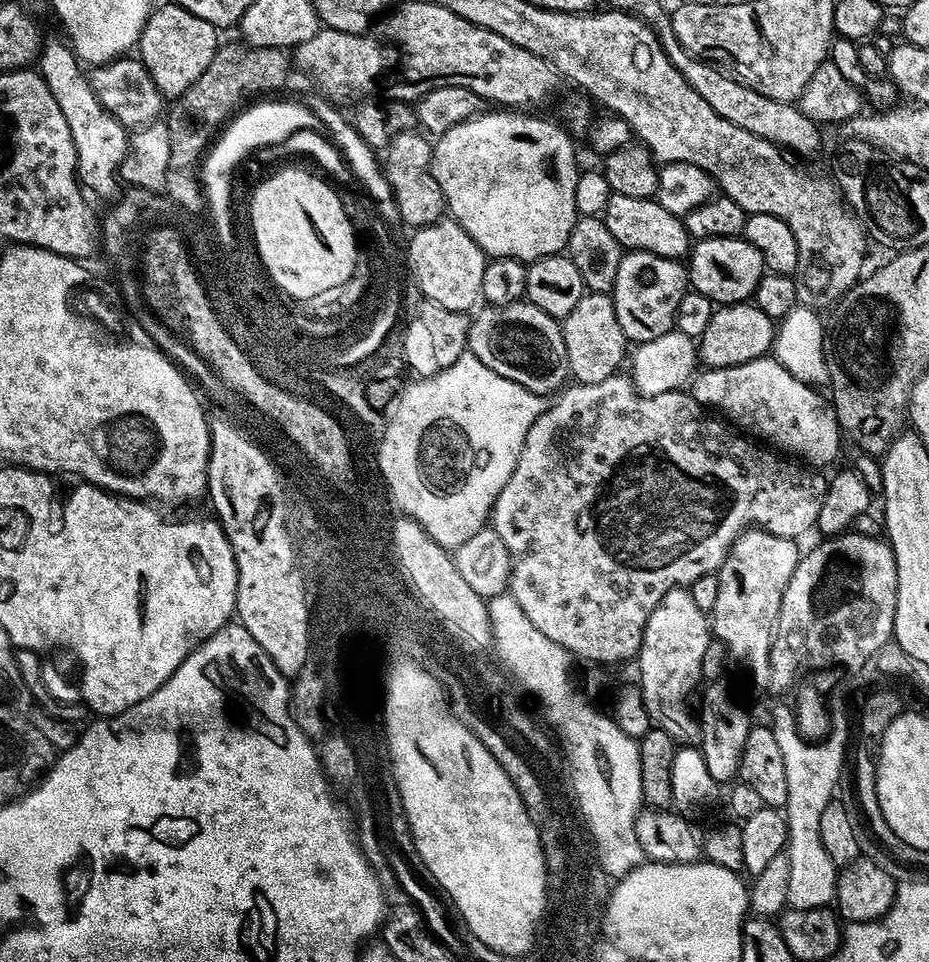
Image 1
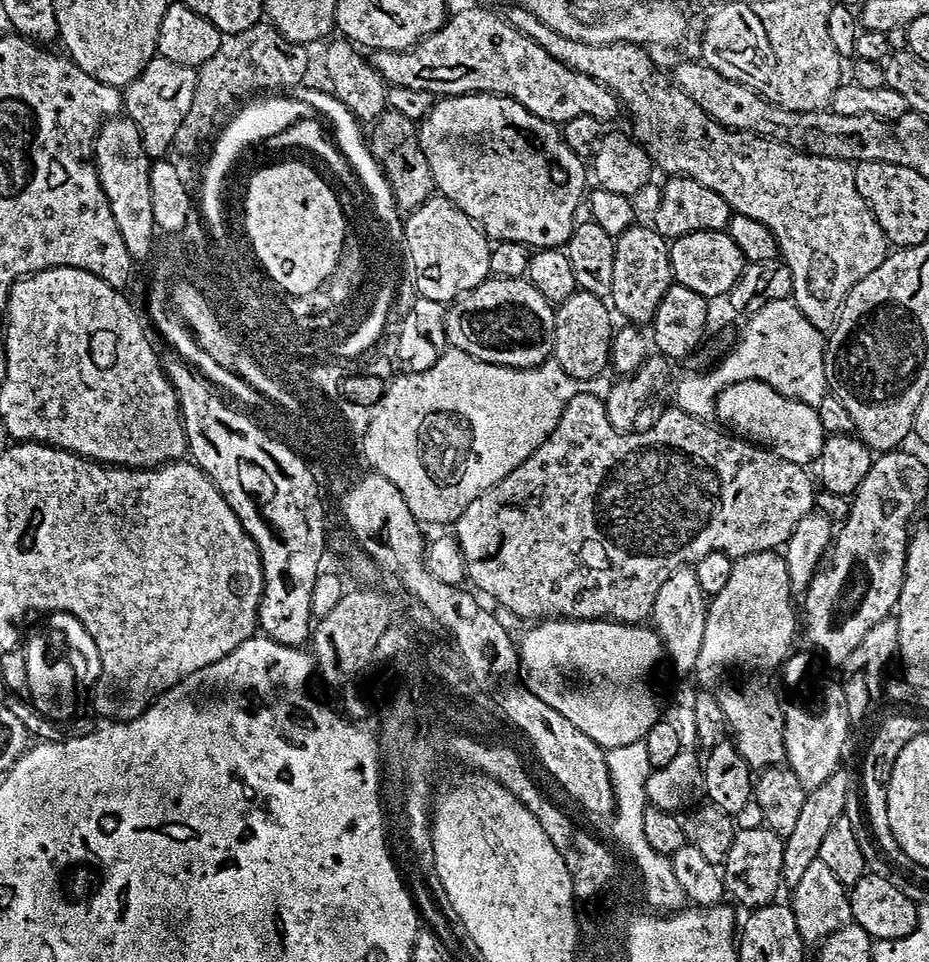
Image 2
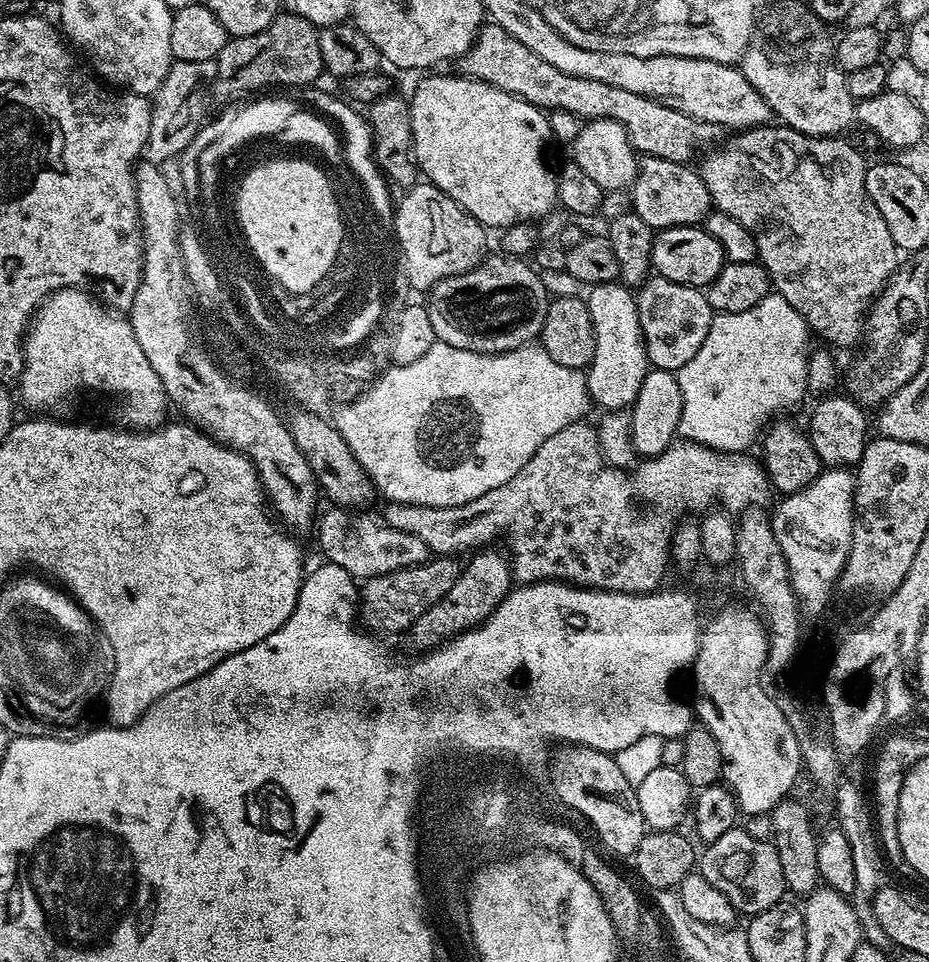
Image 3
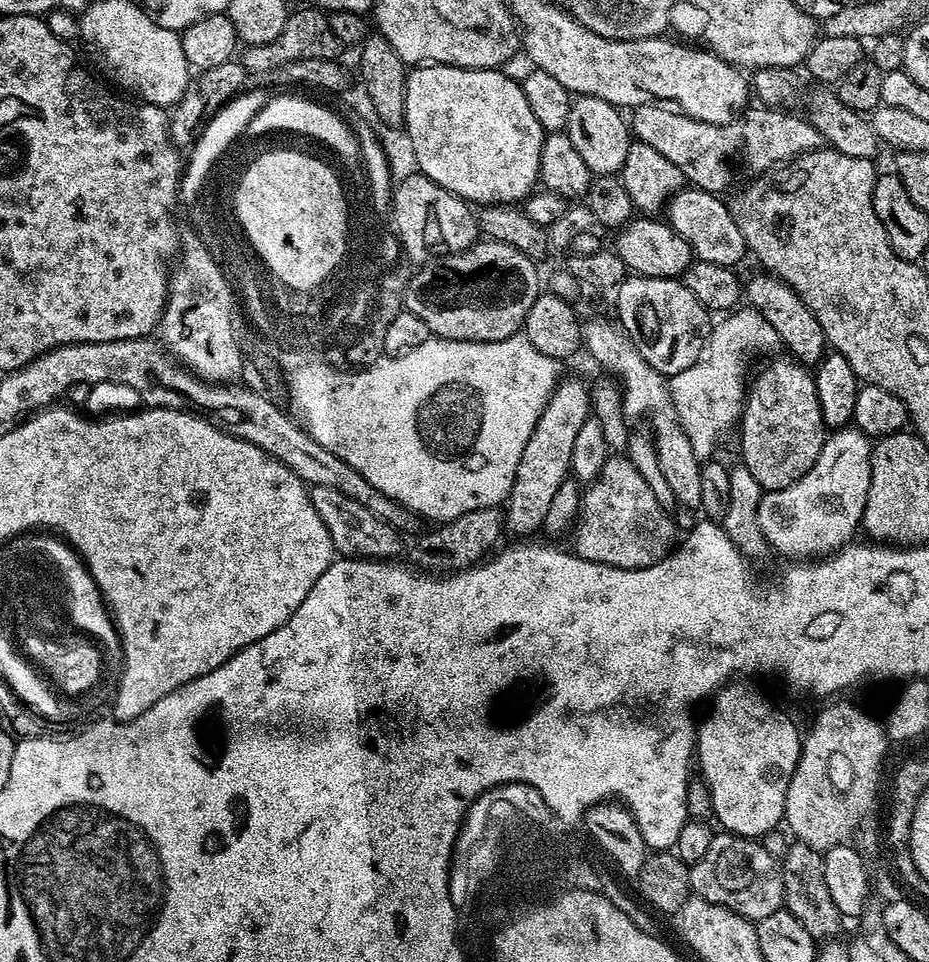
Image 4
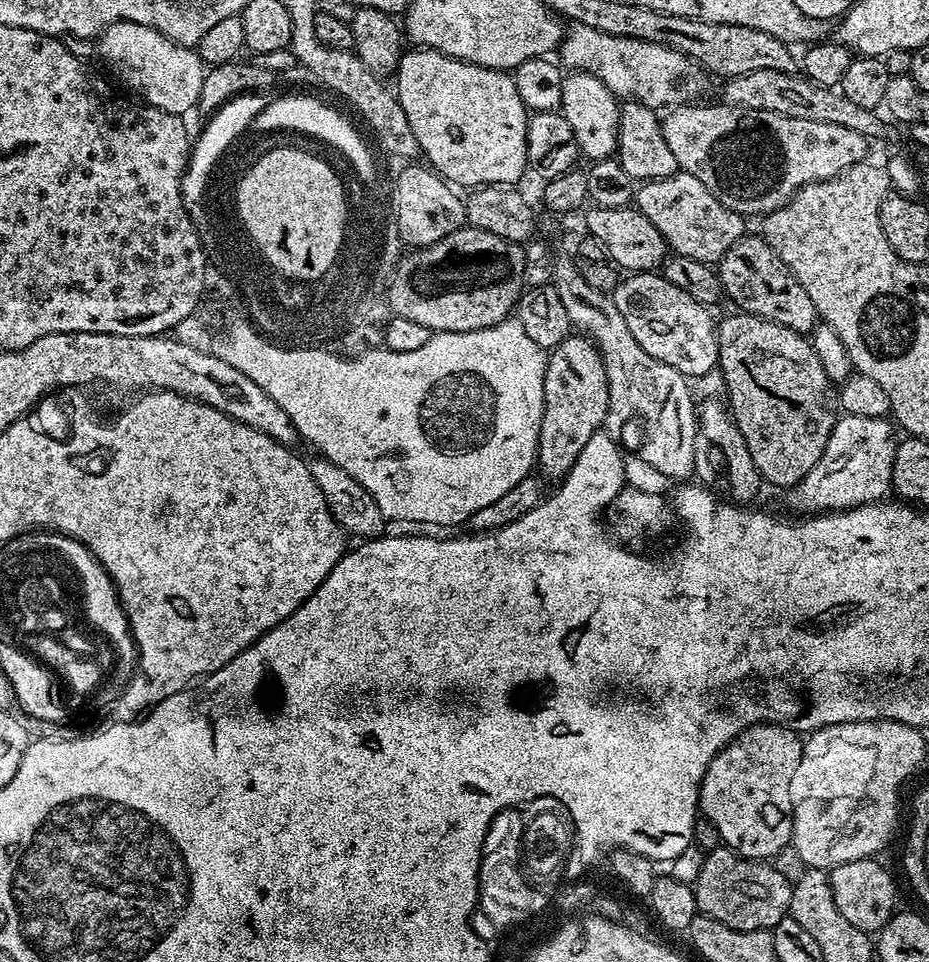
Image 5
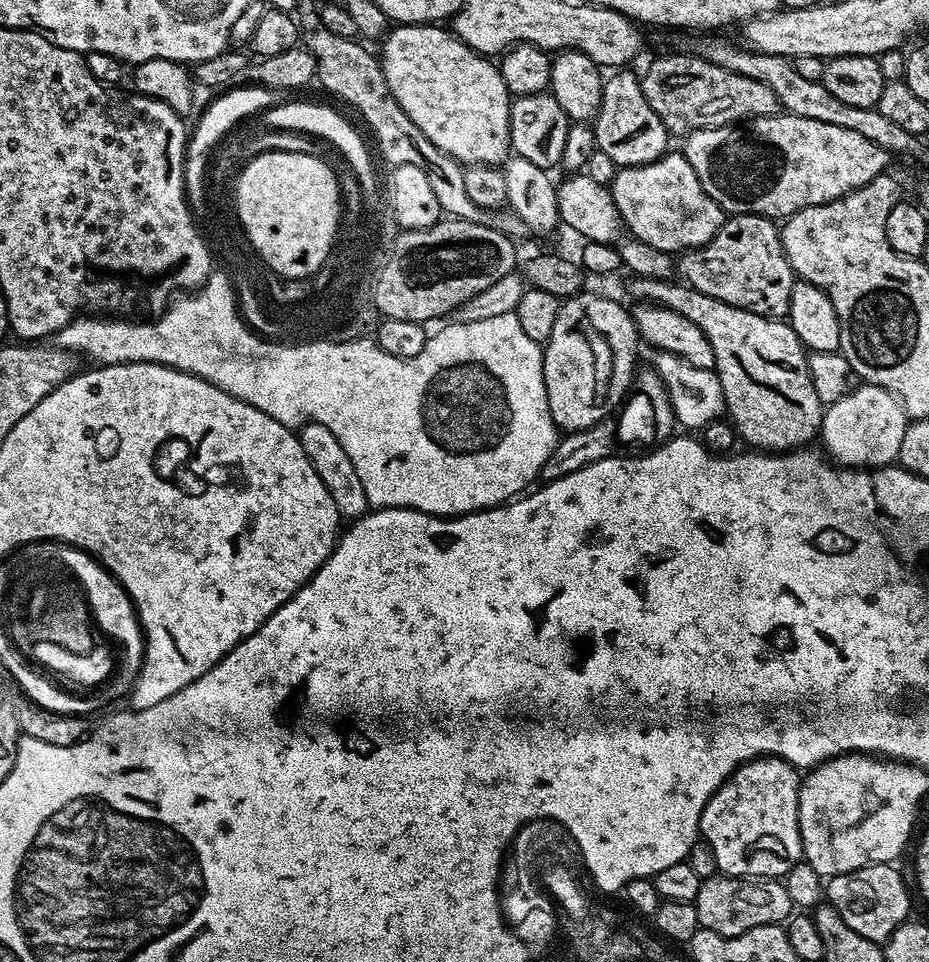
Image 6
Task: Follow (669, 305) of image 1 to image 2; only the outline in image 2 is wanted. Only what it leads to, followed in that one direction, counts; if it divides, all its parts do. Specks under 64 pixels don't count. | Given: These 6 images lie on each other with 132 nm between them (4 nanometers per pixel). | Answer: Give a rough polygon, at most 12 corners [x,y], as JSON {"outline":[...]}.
{"outline":[[644,222],[615,237],[617,317],[647,325],[674,283],[670,244]]}

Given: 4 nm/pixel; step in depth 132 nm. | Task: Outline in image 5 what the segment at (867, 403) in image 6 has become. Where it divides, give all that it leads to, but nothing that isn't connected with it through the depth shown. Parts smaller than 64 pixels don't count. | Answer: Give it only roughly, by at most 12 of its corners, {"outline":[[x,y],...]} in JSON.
{"outline":[[841,415],[788,491],[796,514],[875,503],[891,489],[885,417]]}

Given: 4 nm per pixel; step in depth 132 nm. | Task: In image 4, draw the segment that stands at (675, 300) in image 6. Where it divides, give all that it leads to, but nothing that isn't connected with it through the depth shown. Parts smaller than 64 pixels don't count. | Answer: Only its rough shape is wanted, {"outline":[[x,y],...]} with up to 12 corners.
{"outline":[[772,361],[751,379],[741,461],[765,492],[826,439],[815,377]]}

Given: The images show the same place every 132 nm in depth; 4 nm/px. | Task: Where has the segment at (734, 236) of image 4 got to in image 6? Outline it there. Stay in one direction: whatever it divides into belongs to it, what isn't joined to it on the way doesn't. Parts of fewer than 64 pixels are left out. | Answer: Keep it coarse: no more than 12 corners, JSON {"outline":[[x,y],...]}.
{"outline":[[683,151],[620,168],[610,191],[635,239],[708,244],[723,208]]}

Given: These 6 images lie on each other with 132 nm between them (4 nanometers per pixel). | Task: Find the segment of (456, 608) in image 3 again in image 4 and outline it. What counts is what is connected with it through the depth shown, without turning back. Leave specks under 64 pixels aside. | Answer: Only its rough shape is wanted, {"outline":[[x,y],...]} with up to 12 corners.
{"outline":[[557,383],[522,450],[503,527],[543,529],[569,483],[588,384]]}

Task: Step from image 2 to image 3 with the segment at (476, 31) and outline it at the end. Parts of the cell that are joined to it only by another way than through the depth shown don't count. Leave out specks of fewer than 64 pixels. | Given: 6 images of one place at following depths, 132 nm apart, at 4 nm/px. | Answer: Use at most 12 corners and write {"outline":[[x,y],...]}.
{"outline":[[481,27],[455,61],[469,80],[584,122],[610,118],[632,151],[691,165],[726,136],[619,86],[574,78]]}

